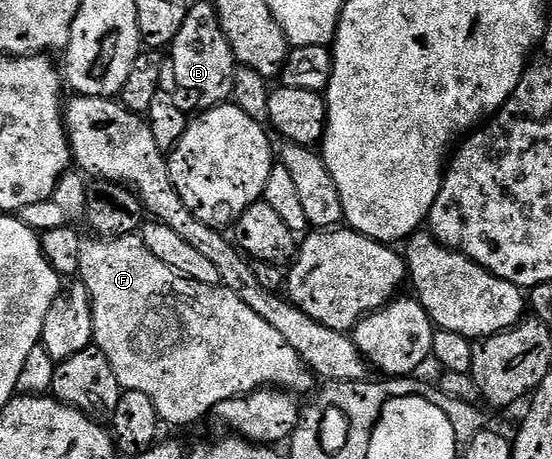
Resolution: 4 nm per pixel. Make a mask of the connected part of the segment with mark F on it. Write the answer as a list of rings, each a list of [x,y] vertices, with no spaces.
[[[142,235],[116,240],[84,239],[78,279],[89,290],[93,302],[94,347],[109,358],[109,366],[113,366],[113,374],[117,374],[117,382],[124,390],[141,390],[141,394],[152,400],[164,425],[191,424],[206,412],[214,413],[227,400],[248,396],[268,386],[278,386],[292,394],[316,387],[316,377],[297,350],[265,318],[253,314],[228,288],[205,286],[169,270],[145,246]]]

